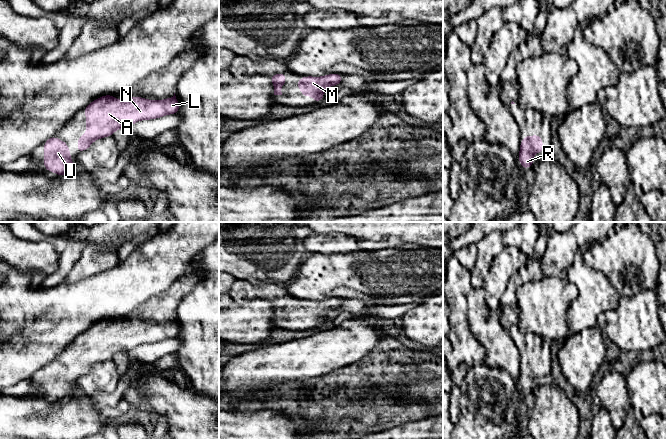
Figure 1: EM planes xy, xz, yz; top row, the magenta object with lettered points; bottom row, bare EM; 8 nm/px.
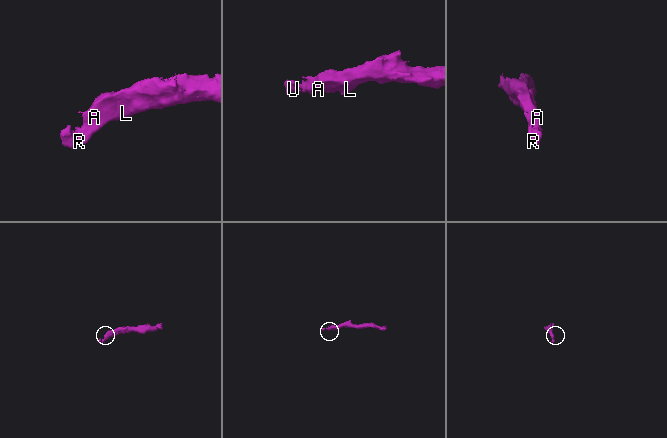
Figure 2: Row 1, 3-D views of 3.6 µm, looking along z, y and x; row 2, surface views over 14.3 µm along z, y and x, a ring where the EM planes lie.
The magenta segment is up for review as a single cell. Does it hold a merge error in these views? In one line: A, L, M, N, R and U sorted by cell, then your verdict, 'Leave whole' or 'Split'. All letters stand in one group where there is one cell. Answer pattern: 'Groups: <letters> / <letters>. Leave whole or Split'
Groups: A L M N R U. Leave whole

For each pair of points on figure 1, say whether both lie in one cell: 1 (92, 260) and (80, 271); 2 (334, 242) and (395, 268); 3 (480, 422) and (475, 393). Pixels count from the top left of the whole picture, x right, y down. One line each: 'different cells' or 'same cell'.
1: same cell
2: different cells
3: same cell

